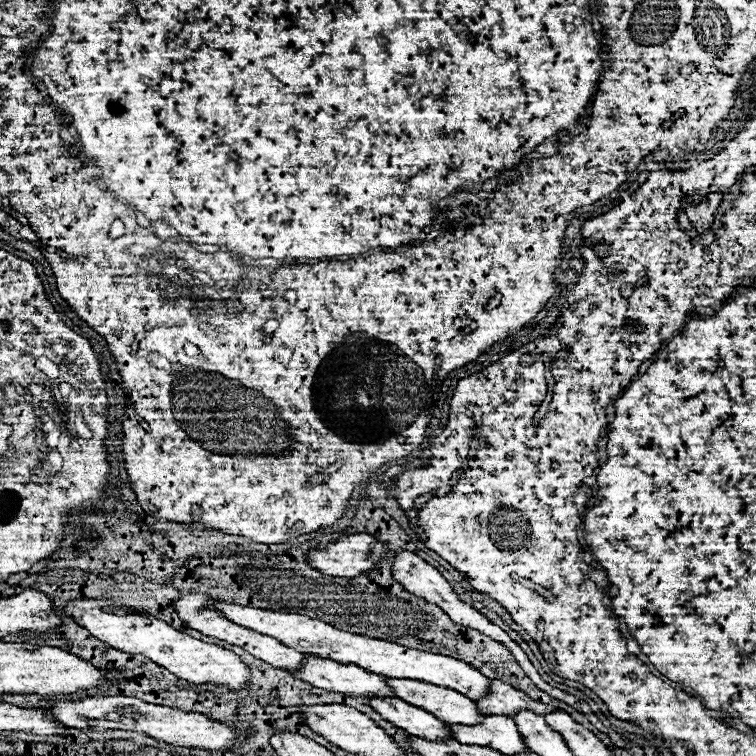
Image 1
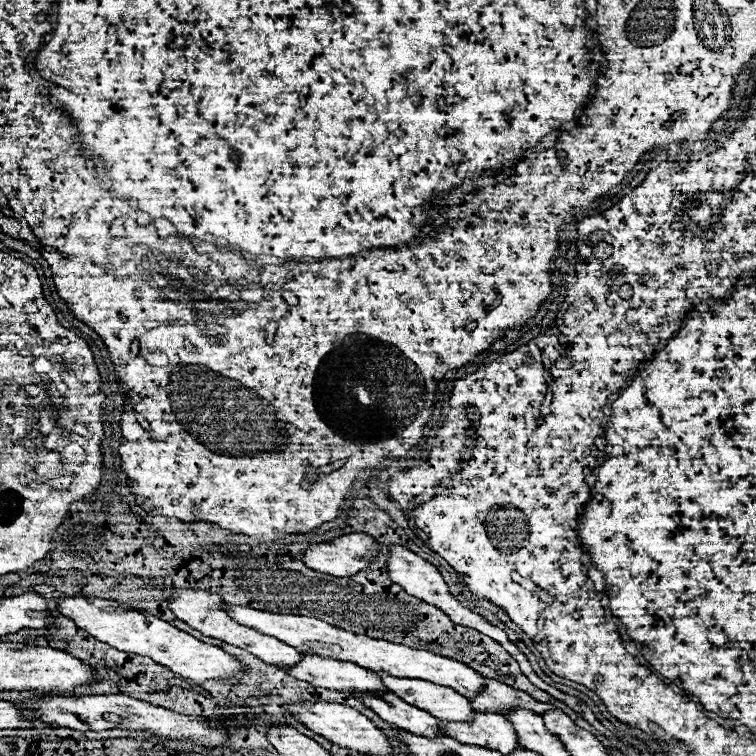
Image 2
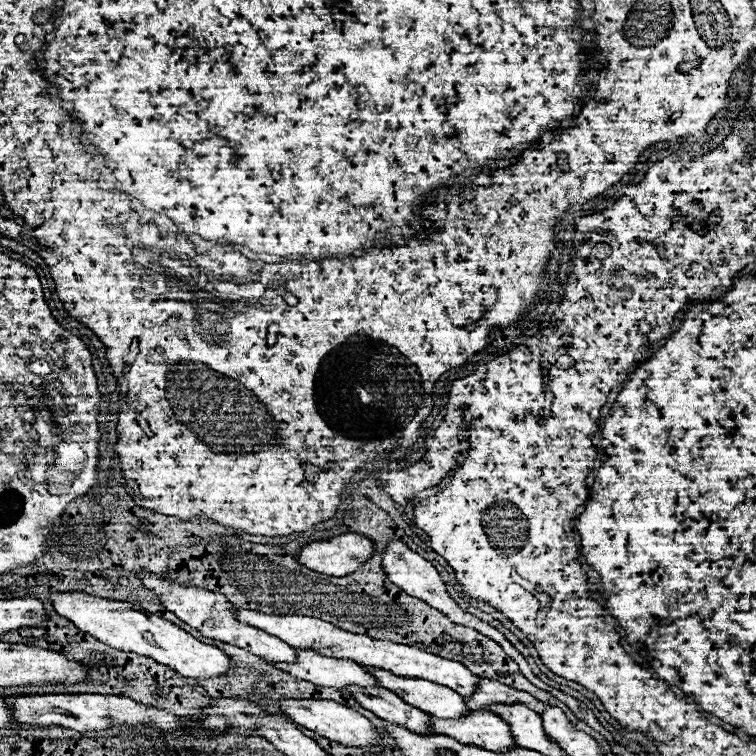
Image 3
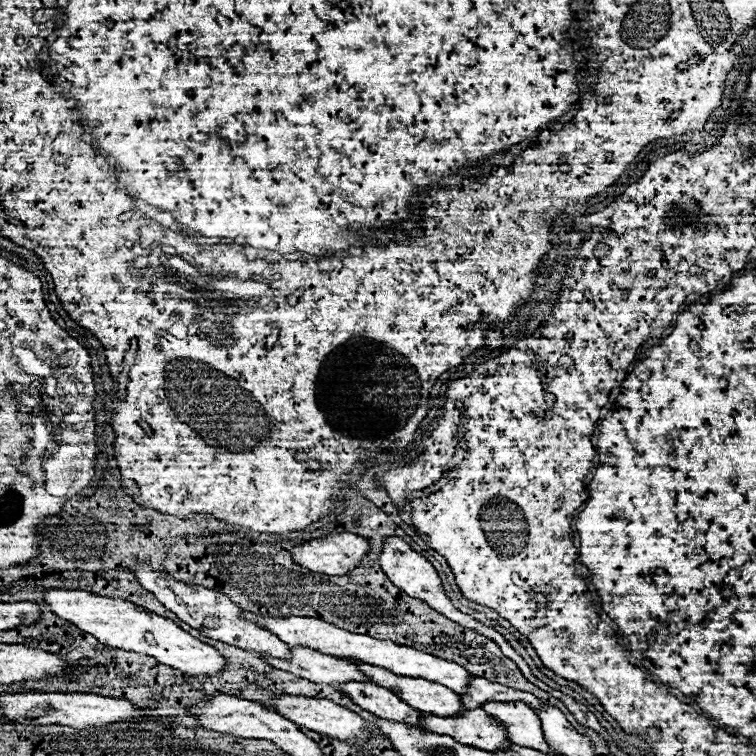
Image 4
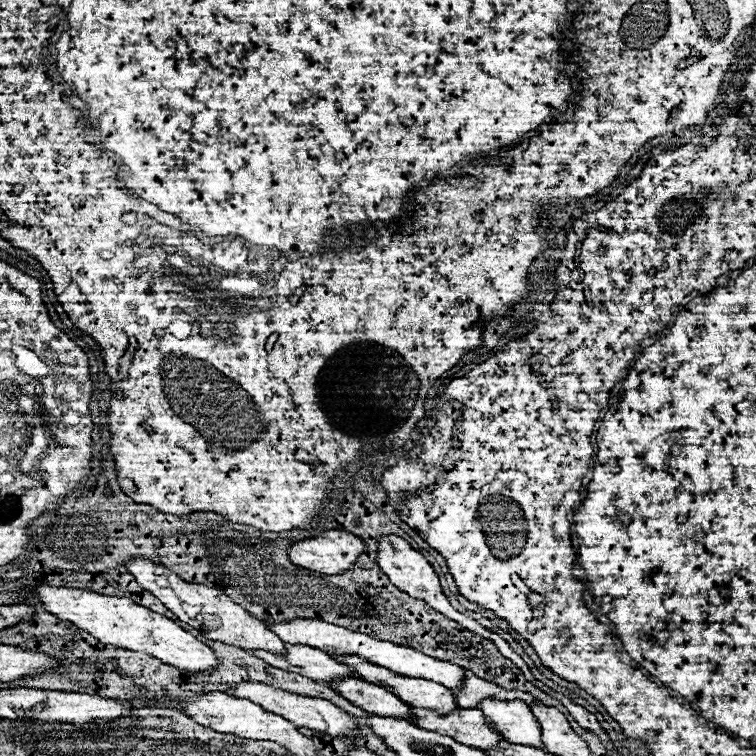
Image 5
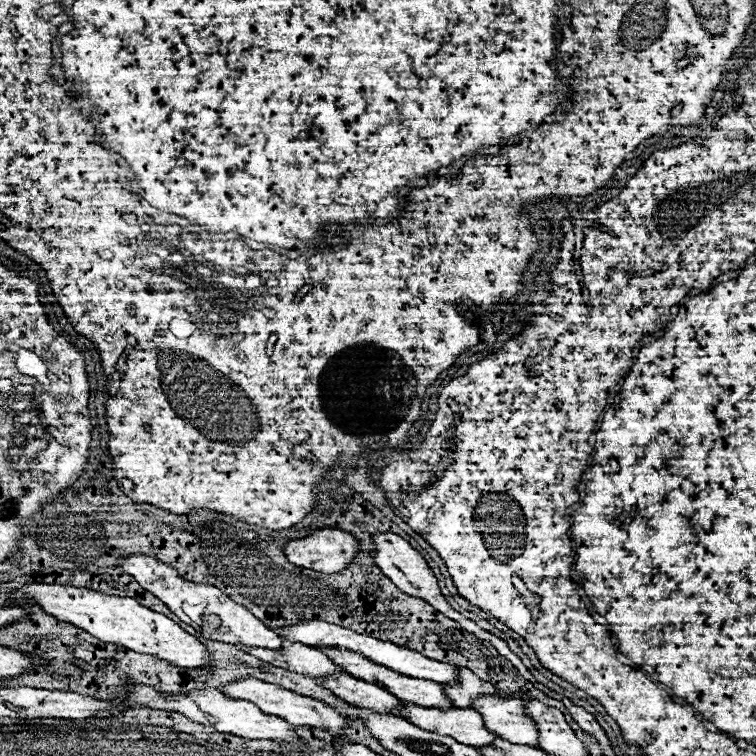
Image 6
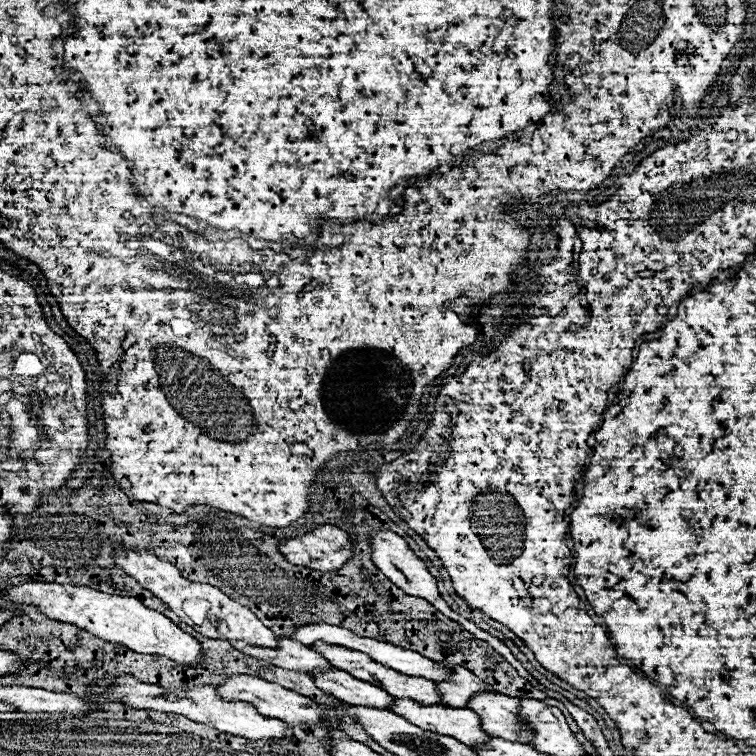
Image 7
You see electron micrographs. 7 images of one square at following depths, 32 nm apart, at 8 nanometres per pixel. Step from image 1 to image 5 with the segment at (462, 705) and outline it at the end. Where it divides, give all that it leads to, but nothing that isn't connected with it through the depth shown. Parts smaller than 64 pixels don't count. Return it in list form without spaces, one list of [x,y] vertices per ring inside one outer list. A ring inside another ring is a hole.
[[[338,654],[332,656],[340,662],[348,662],[348,666],[352,666],[352,670],[356,668],[356,674],[360,674],[364,680],[376,682],[378,686],[392,690],[392,694],[396,694],[402,702],[408,702],[412,708],[436,710],[438,714],[450,714],[460,708],[452,692],[438,682],[398,676],[382,666],[372,666],[370,662],[364,662],[362,658],[356,656],[338,656]]]

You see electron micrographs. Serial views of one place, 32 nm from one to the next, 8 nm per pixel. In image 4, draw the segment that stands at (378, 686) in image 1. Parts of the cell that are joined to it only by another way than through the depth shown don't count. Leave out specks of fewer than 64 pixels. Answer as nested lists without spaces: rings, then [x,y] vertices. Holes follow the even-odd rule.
[[[302,646],[292,648],[292,662],[276,662],[274,658],[264,658],[264,660],[278,670],[286,670],[314,684],[328,684],[328,686],[340,686],[346,682],[372,684],[372,680],[366,674],[362,674],[356,664],[352,666],[352,662],[348,660],[328,658],[318,650],[308,650]]]

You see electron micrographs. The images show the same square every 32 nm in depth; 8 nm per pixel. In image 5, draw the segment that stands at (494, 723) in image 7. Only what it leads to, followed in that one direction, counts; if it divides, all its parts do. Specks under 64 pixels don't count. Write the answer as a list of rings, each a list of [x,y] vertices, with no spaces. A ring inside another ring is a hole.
[[[484,700],[478,708],[484,710],[488,722],[492,722],[508,742],[546,750],[542,744],[540,724],[528,704],[520,700]]]

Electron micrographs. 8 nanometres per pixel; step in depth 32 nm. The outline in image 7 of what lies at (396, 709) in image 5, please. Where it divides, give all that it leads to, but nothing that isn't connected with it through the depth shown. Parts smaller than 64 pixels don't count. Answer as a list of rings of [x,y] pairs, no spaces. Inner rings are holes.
[[[328,670],[324,674],[314,674],[312,678],[316,686],[320,686],[320,690],[328,690],[328,694],[352,706],[372,706],[378,710],[390,710],[394,702],[394,696],[390,696],[386,690],[362,682],[344,670]]]

